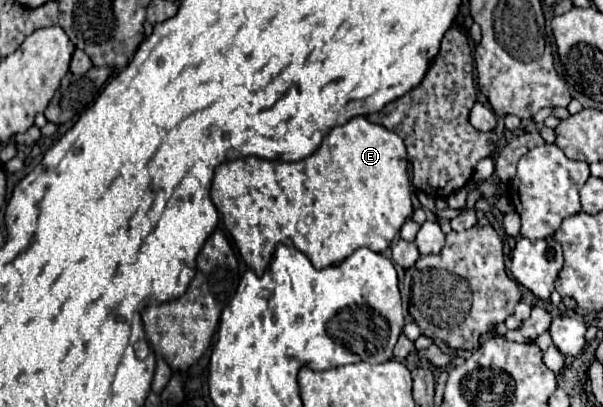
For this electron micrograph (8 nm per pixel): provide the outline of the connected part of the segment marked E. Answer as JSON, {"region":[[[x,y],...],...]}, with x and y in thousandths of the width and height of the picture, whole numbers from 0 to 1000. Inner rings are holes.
{"region":[[[592,285],[569,310],[556,310],[536,339],[529,369],[506,393],[463,398],[410,383],[367,403],[357,418],[350,491],[403,644],[423,673],[436,678],[459,600],[489,604],[519,644],[522,658],[562,654],[569,634],[599,604],[609,604],[619,619],[642,614],[668,545],[685,523],[682,457],[668,344],[655,324],[612,300],[605,285]]]}

